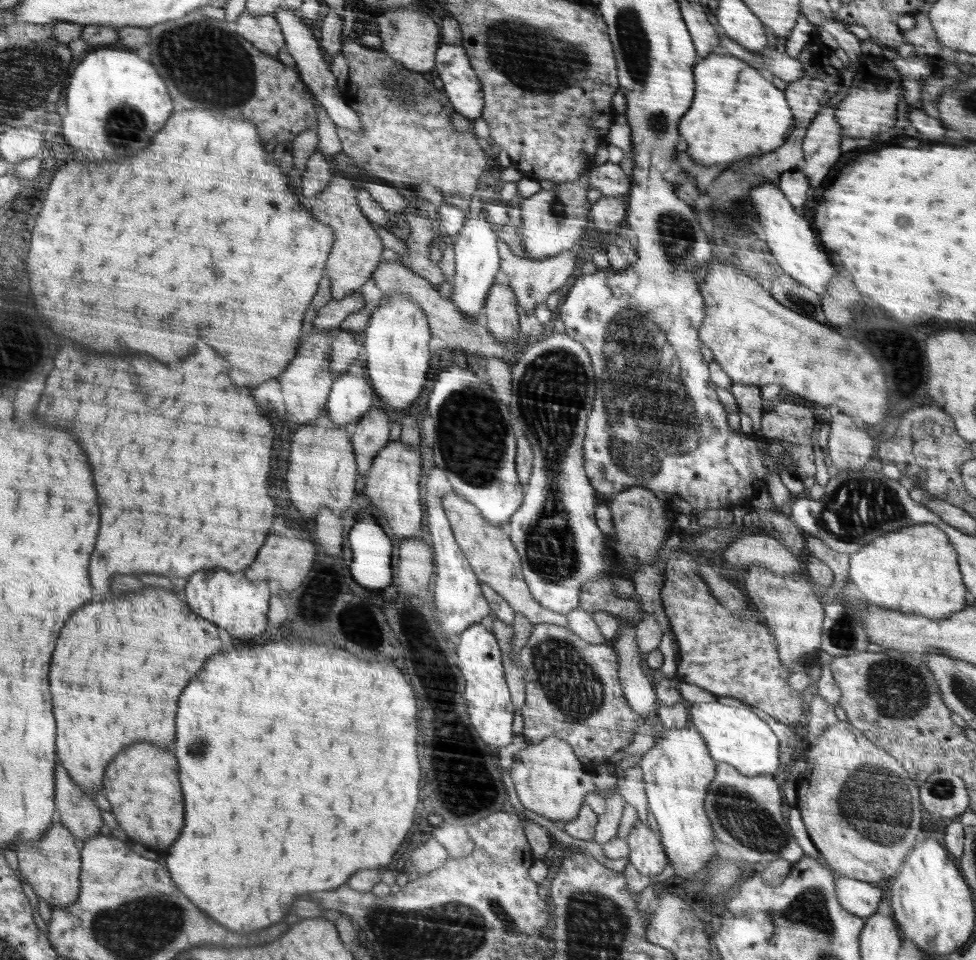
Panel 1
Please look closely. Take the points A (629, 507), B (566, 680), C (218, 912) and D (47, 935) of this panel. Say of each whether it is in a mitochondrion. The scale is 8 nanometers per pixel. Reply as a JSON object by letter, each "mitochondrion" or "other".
{"A":"other","B":"mitochondrion","C":"other","D":"other"}

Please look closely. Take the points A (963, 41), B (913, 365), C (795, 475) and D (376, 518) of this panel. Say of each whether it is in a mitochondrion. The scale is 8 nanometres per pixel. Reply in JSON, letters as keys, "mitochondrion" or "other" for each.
{"A":"other","B":"other","C":"other","D":"other"}

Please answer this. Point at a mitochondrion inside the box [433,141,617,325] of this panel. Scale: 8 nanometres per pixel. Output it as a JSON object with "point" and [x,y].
{"point":[557,209]}

